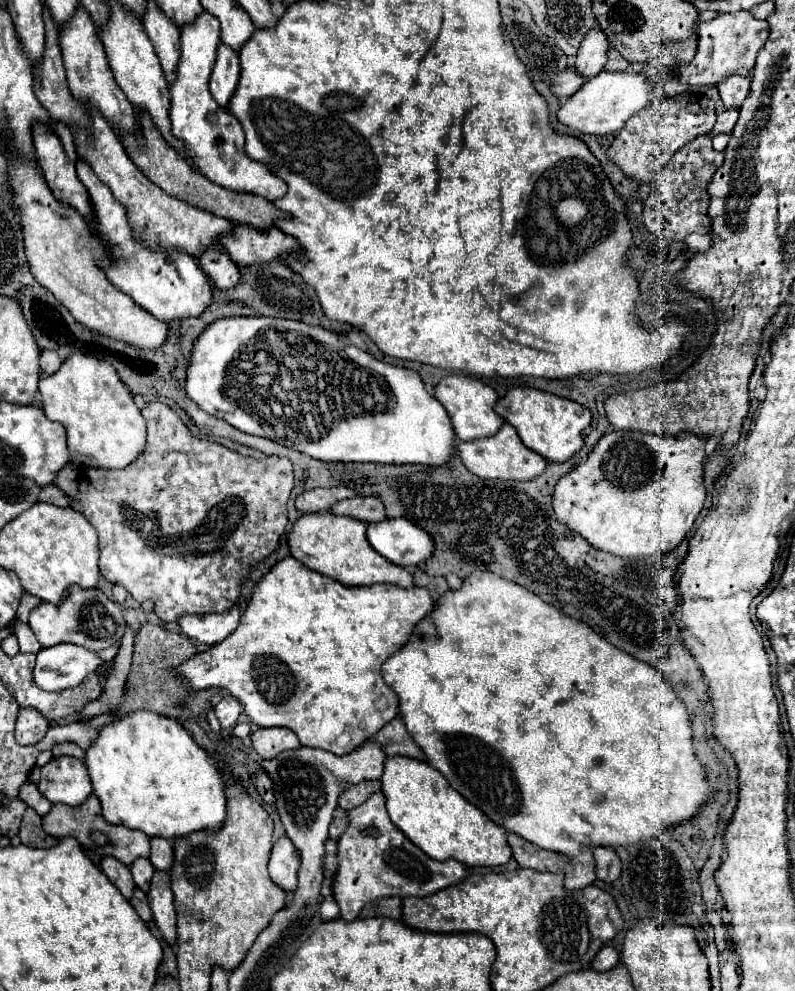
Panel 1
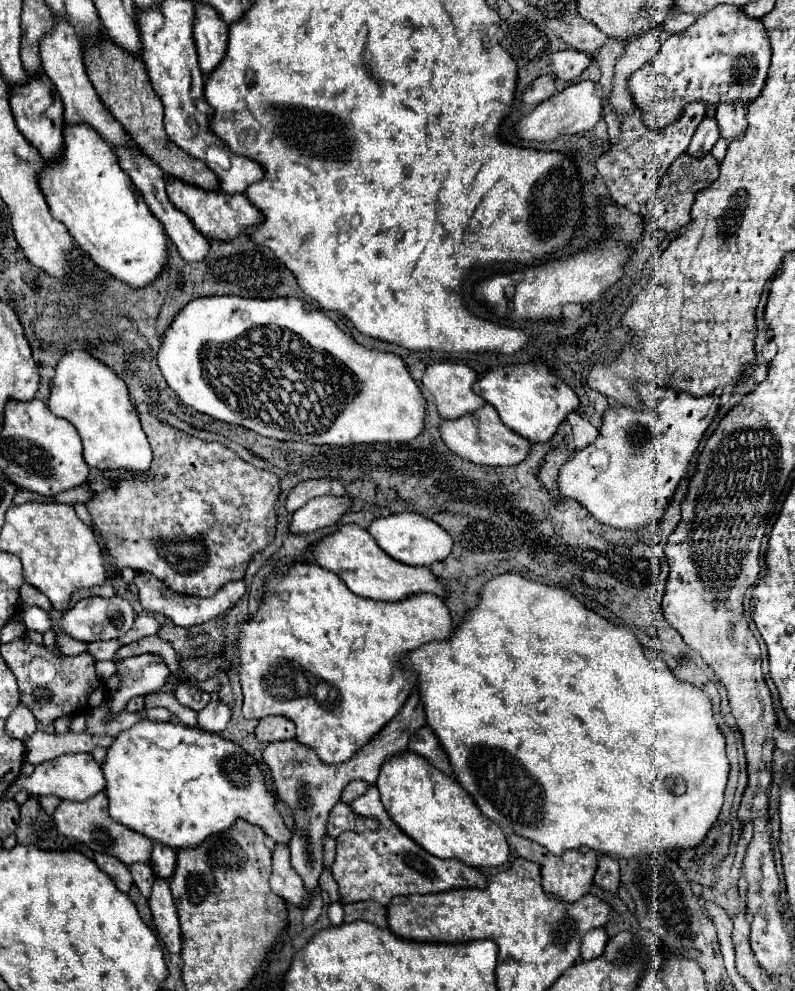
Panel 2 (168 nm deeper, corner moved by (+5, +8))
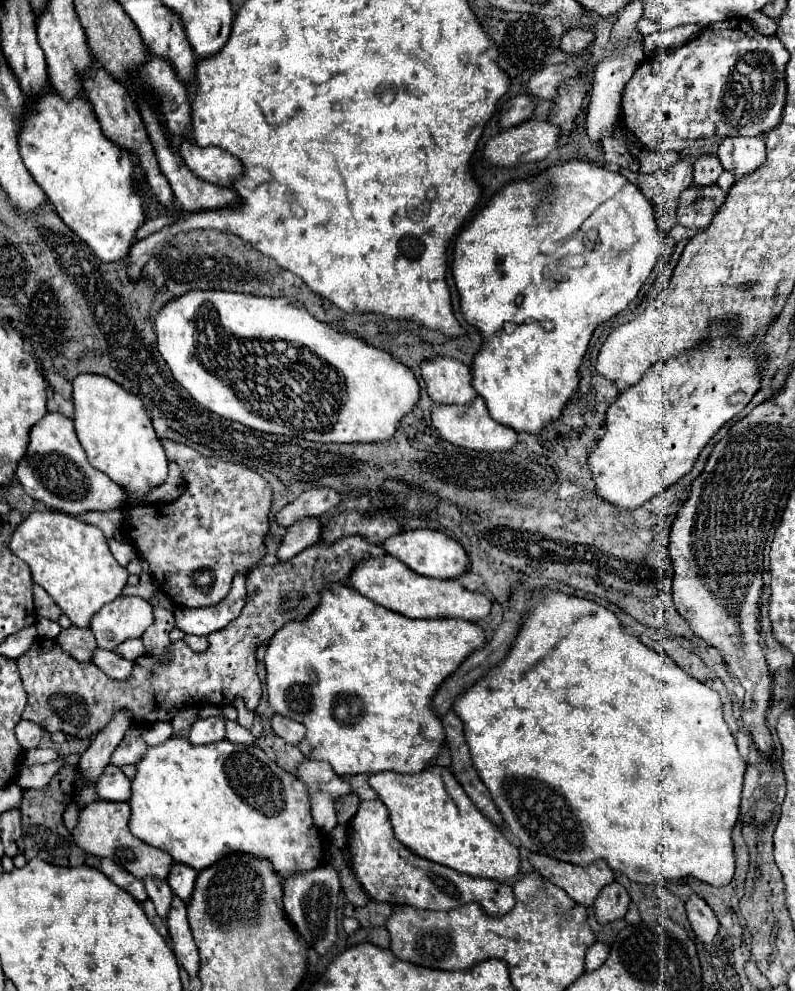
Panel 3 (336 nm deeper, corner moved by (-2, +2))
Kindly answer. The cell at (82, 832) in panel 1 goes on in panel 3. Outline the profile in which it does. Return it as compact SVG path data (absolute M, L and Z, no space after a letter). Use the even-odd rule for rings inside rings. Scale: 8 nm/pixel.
M97 800L89 806L85 806L79 812L79 824L73 830L73 838L77 846L93 856L99 858L111 858L117 862L121 868L131 872L135 878L143 880L145 876L157 876L165 880L169 876L169 870L173 866L173 858L167 852L161 852L143 840L135 838L129 830L129 814L131 806L127 802L107 802L107 800Z

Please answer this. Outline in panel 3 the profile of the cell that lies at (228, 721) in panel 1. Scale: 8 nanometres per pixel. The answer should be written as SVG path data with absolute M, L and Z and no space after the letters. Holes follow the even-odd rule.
M203 718L203 720L197 720L191 726L187 740L193 746L201 746L201 744L219 742L223 738L225 738L225 722L223 722L223 718Z

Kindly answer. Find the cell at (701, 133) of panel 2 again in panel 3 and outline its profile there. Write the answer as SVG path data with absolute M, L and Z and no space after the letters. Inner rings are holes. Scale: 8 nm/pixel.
M701 156L693 164L693 184L695 186L711 186L717 182L721 172L723 170L721 170L721 162L717 162L717 156L713 156L713 158Z

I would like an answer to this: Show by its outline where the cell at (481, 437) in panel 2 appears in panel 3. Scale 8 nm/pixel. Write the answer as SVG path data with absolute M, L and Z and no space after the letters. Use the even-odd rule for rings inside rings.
M477 396L473 398L473 402L469 404L455 404L455 406L441 406L441 404L433 404L431 406L431 420L435 424L435 428L439 430L439 434L461 448L469 448L469 450L479 450L479 452L505 452L511 450L513 444L517 442L517 432L501 422L495 422L493 418L489 418L489 412L485 410L485 402Z

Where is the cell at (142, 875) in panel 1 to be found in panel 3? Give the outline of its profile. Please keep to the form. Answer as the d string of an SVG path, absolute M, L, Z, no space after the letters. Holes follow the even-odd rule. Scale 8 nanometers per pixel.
M147 876L143 880L145 884L145 890L149 894L149 898L153 900L155 908L157 908L157 914L161 918L167 918L169 914L169 908L171 908L171 900L173 900L173 890L169 888L169 884L161 878L153 878L153 876Z

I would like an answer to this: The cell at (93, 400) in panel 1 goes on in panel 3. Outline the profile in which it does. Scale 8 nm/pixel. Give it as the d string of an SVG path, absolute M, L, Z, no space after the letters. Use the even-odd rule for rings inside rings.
M81 374L73 382L73 400L75 400L75 418L73 418L75 430L81 440L81 446L85 448L85 452L89 456L91 466L105 472L113 482L123 486L123 490L127 492L129 504L133 504L133 506L147 504L145 496L149 494L149 490L153 490L165 482L169 470L167 470L165 448L153 430L151 418L145 412L141 398L129 394L127 390L123 390L109 378L101 378L97 374Z

